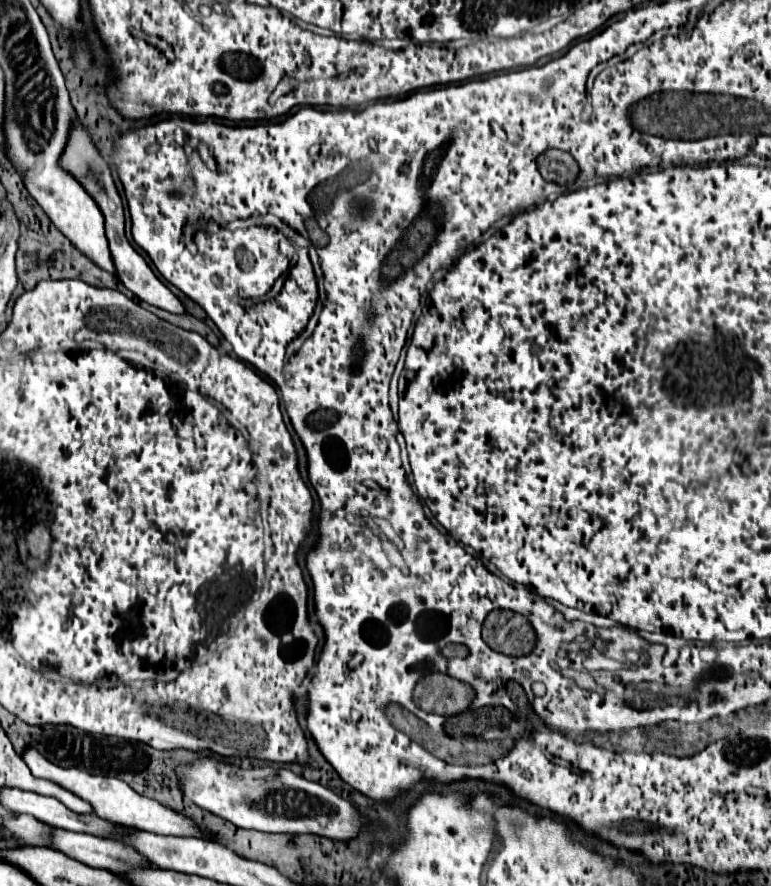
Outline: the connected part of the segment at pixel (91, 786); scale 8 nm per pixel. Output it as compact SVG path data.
M26 751L26 755L22 755L22 759L30 767L32 775L48 779L48 781L64 787L66 791L78 795L80 799L84 799L86 803L92 805L94 815L98 815L100 819L106 819L106 821L112 821L112 823L120 823L124 827L138 827L142 831L154 831L158 835L194 835L194 837L208 839L206 835L202 835L202 831L198 831L198 827L194 827L190 823L190 819L186 819L184 815L178 815L176 811L168 811L168 807L158 805L158 801L154 801L154 799L146 799L146 797L134 793L120 779L100 777L100 775L90 775L90 773L78 771L78 769L58 767L58 765L50 763L48 759L44 759L42 755L38 755L38 751Z

